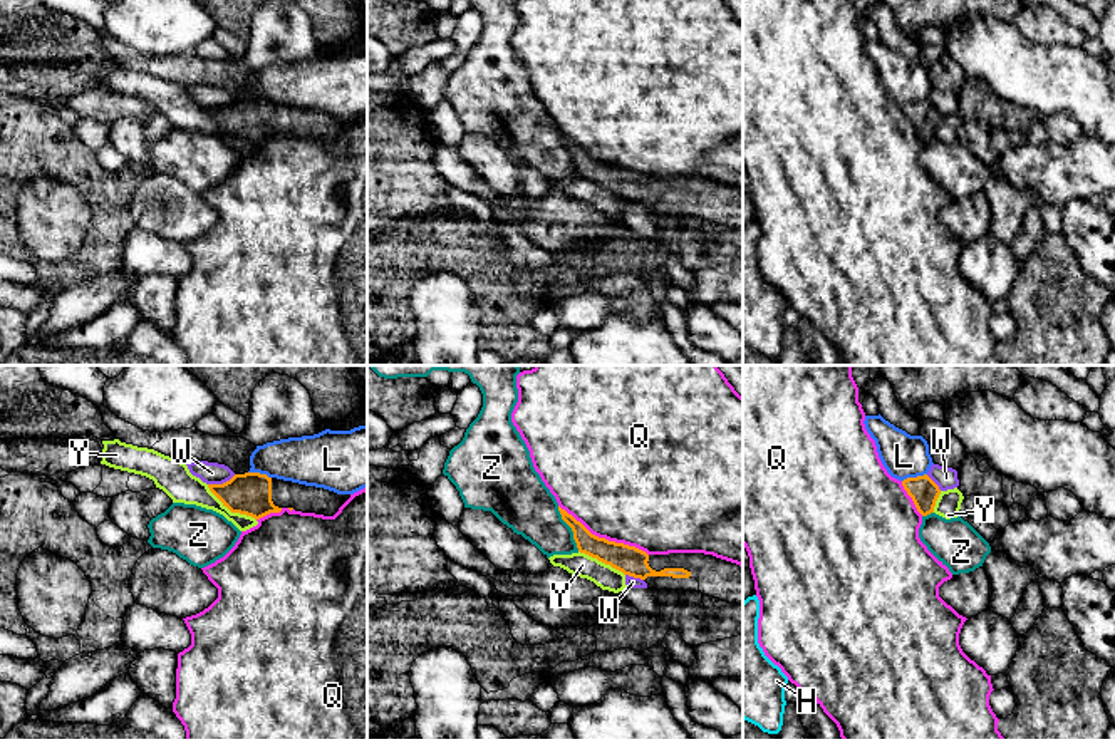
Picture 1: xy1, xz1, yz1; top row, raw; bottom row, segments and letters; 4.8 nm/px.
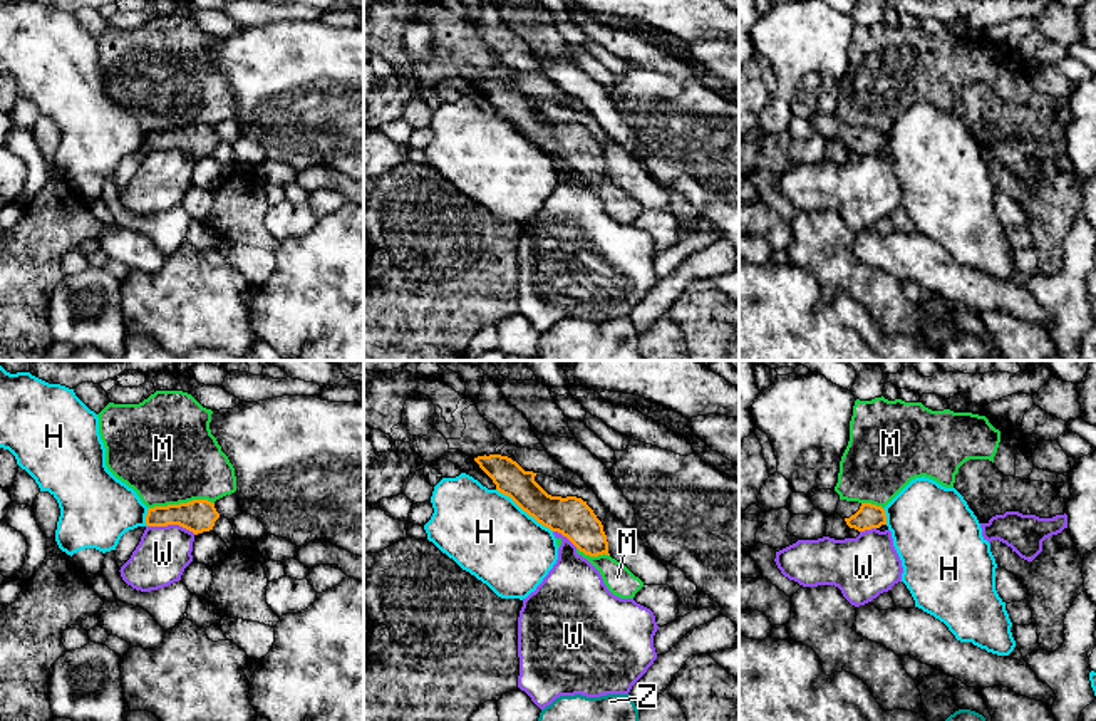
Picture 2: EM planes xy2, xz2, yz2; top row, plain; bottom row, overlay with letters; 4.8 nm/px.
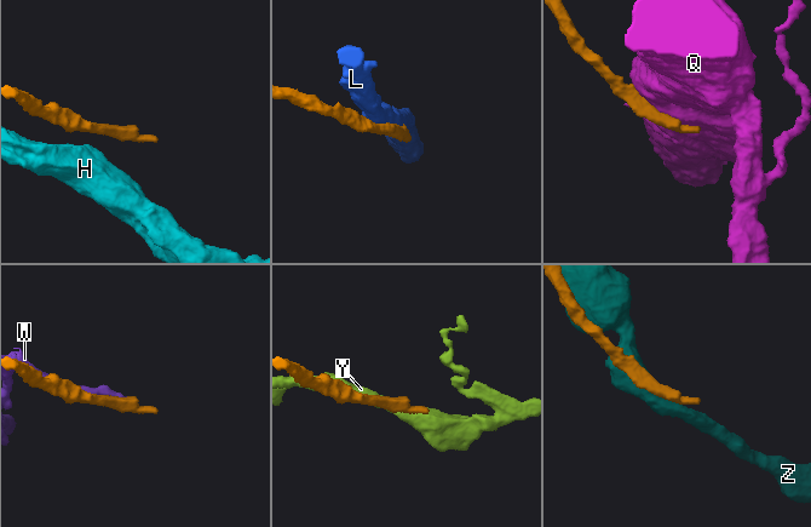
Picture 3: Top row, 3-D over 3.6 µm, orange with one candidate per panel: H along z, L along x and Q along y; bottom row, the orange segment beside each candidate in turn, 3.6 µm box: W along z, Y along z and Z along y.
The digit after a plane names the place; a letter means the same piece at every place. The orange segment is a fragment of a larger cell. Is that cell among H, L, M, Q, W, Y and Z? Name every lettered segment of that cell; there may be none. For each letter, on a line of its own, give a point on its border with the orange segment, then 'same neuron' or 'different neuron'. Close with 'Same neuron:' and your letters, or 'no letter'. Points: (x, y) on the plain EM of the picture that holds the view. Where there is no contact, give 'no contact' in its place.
H: contact xz2 (525, 134); different neuron
L: contact yz1 (914, 103); different neuron
M: contact xy2 (181, 128); different neuron
Q: contact xz1 (604, 163); different neuron
W: contact xy2 (171, 148); different neuron
Y: contact xy1 (230, 134); different neuron
Z: contact xz1 (570, 151); different neuron
Same neuron: no letter

